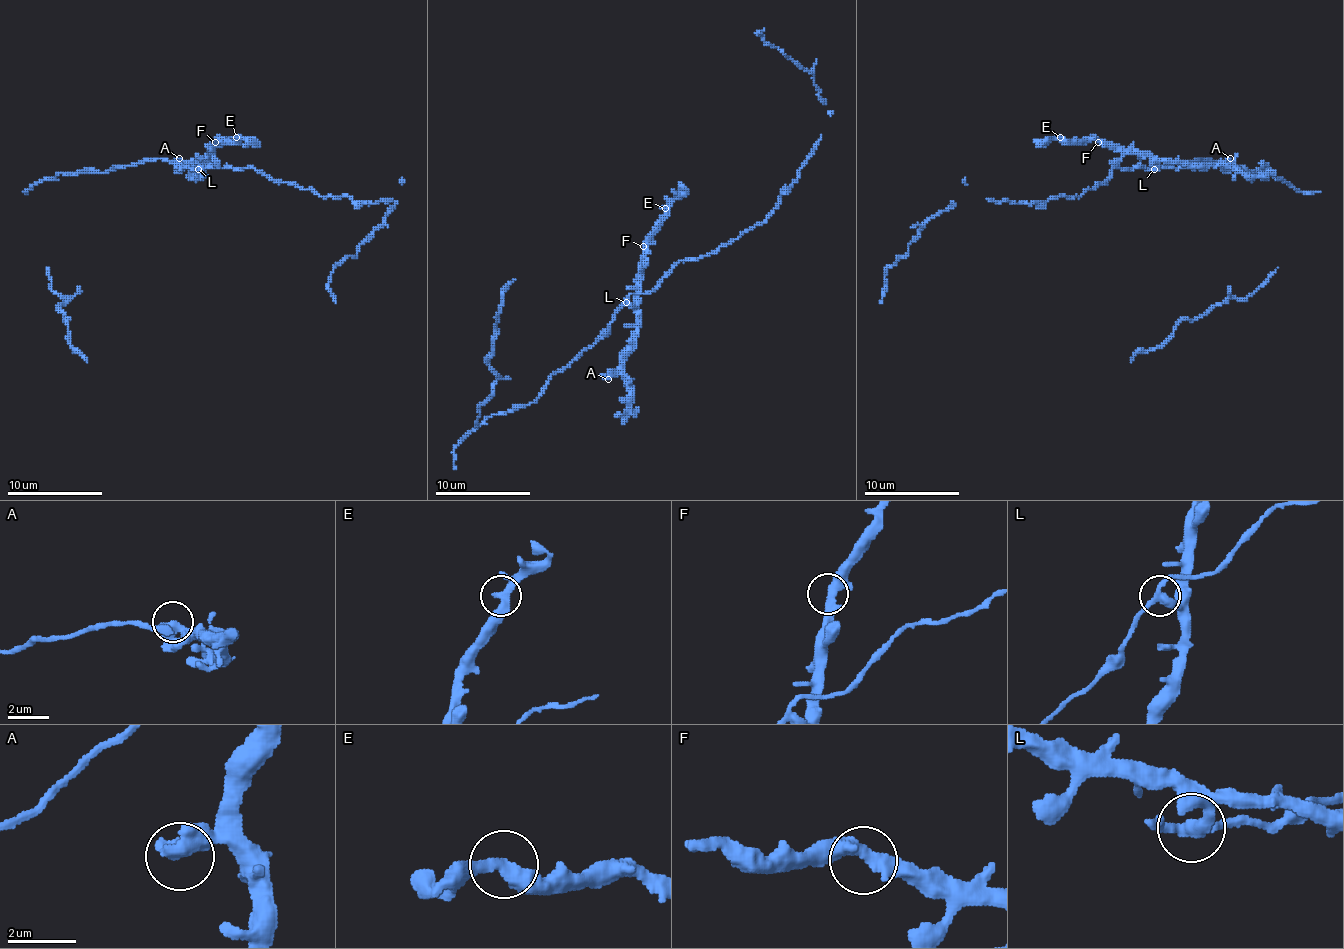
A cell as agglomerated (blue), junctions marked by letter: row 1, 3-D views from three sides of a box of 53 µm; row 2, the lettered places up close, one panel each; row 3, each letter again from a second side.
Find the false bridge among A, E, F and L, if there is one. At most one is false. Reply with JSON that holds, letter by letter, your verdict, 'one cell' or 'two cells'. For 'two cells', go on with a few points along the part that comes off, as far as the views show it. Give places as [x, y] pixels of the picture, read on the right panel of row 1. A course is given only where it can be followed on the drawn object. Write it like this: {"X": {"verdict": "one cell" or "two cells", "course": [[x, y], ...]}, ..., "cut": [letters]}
{"A": {"verdict": "one cell"}, "E": {"verdict": "one cell"}, "F": {"verdict": "one cell"}, "L": {"verdict": "two cells"}, "cut": ["L"]}

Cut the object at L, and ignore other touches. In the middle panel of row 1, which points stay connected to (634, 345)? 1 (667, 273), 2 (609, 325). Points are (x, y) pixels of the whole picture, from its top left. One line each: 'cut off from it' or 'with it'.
1: cut off from it
2: cut off from it

